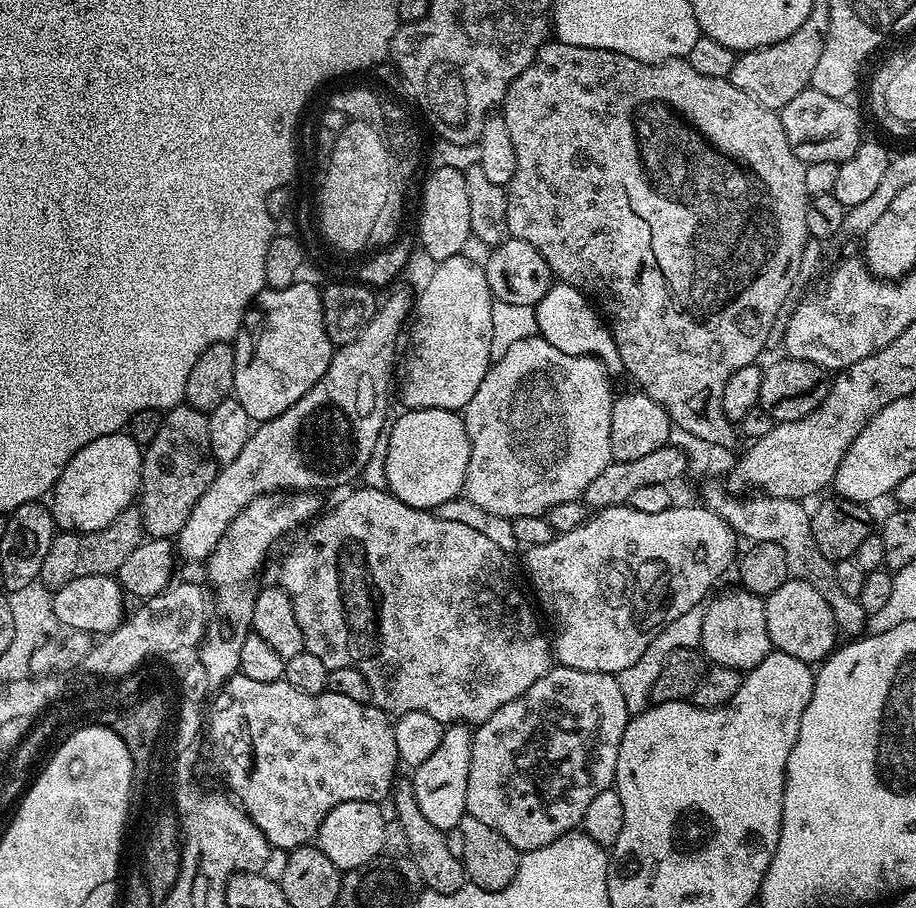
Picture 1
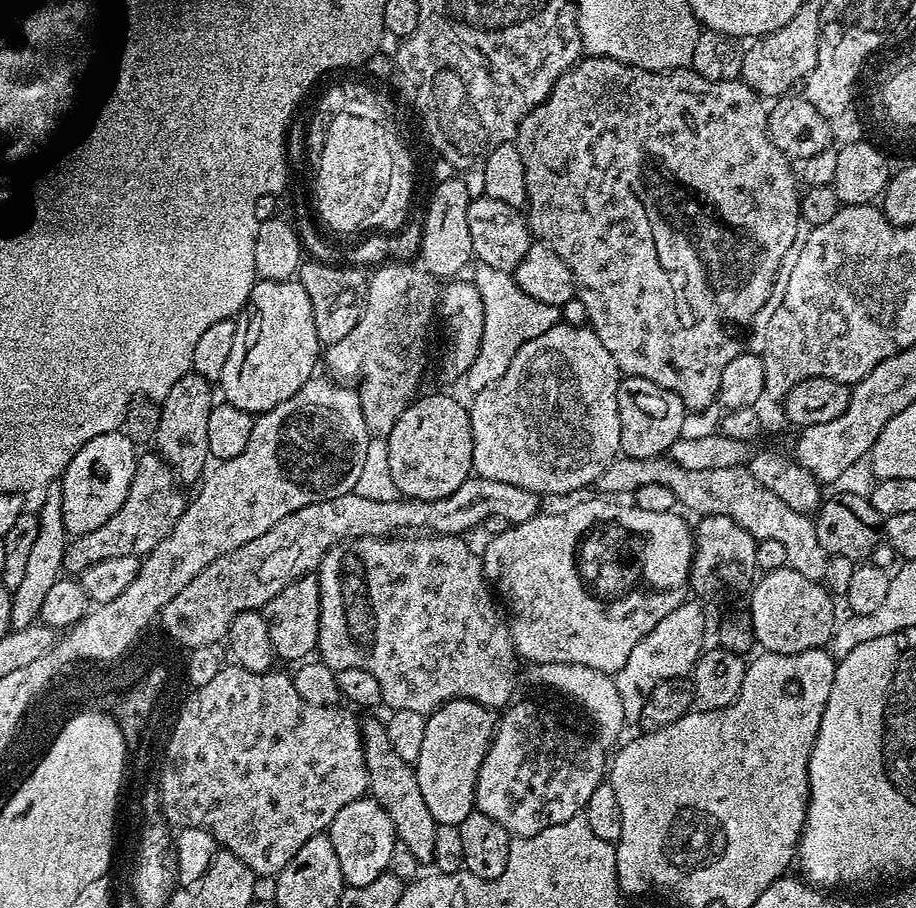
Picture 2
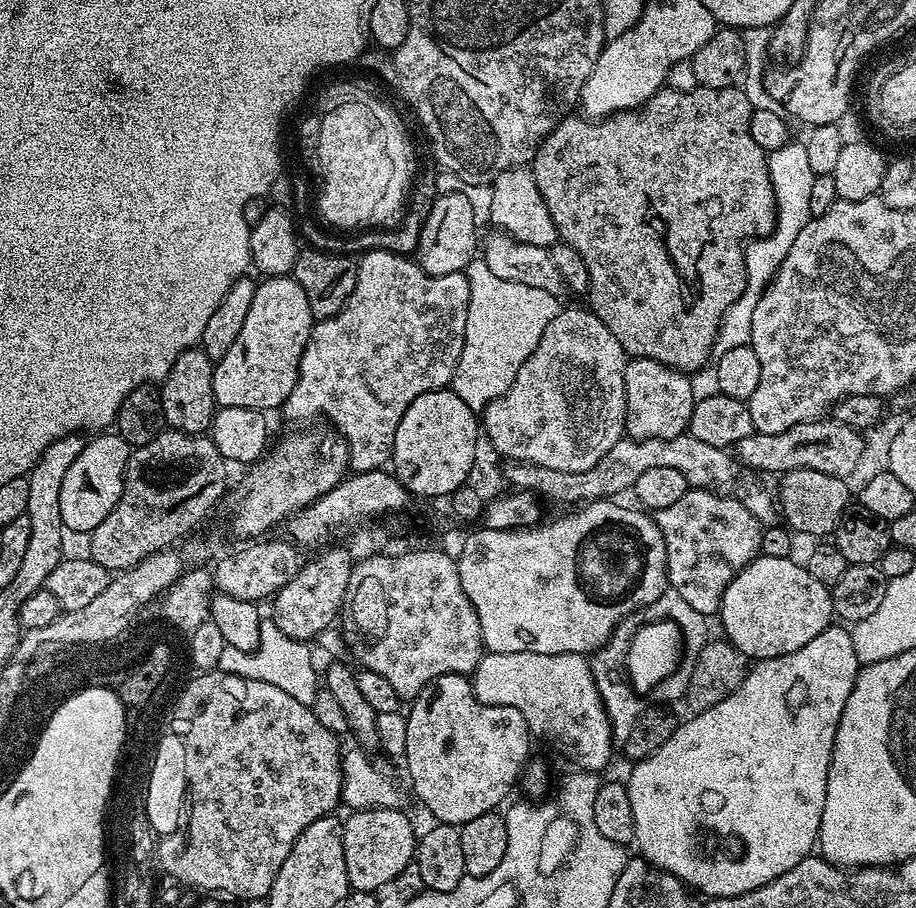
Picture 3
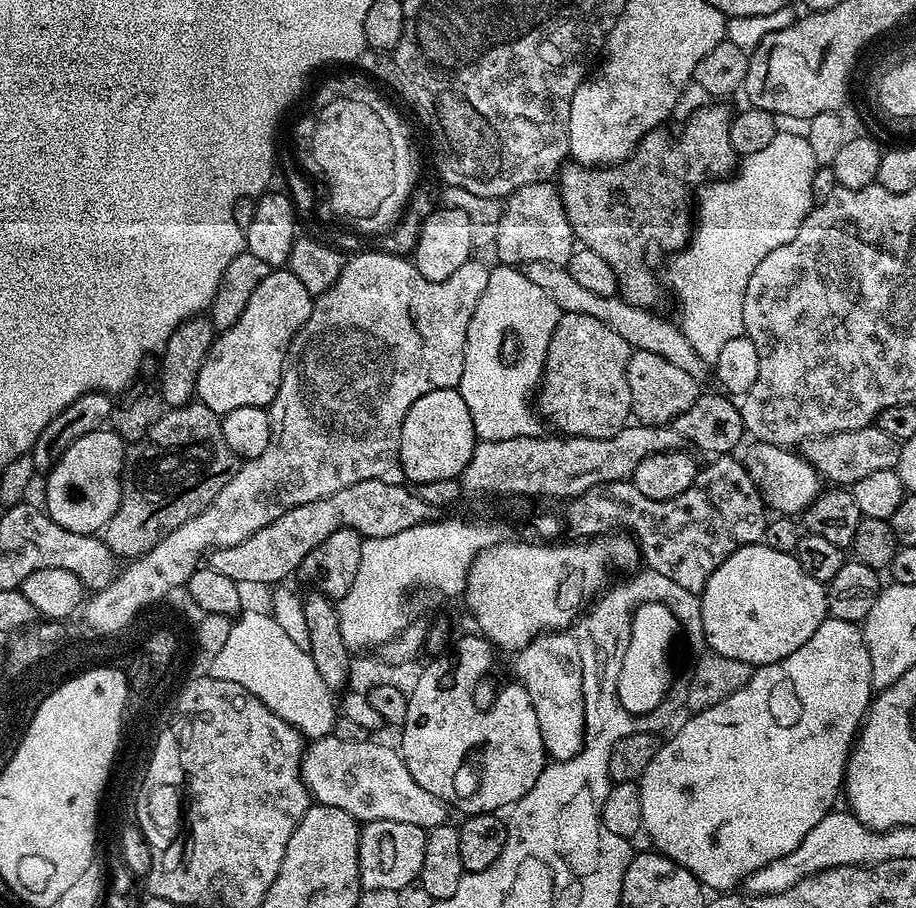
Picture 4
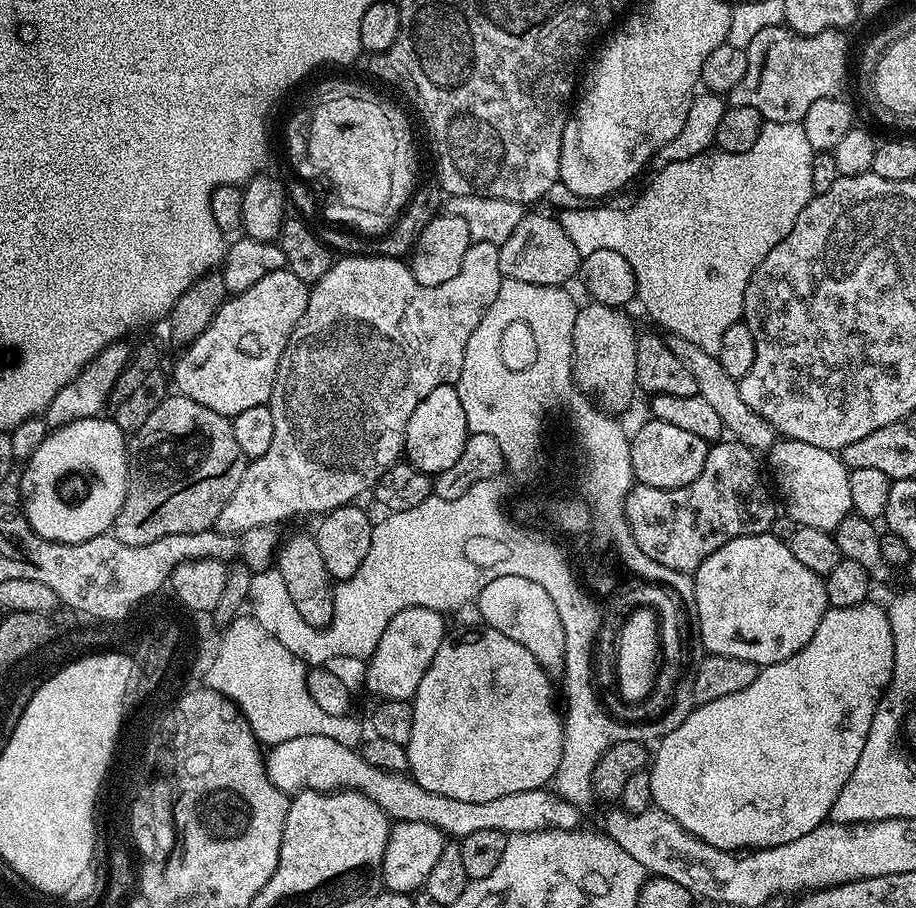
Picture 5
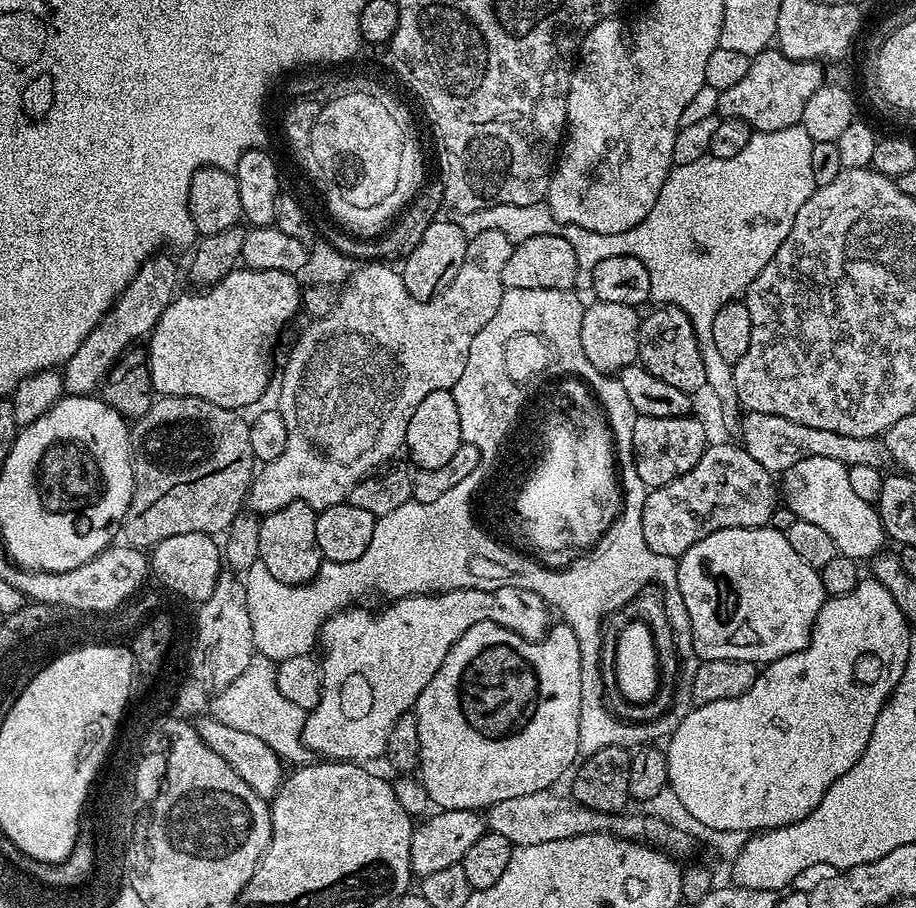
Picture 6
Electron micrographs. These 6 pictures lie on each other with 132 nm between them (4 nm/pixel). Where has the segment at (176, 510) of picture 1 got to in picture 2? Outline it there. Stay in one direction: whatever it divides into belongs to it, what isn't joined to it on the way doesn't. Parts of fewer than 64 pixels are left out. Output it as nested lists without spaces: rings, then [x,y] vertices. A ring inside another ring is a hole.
[[[190,371],[178,378],[178,382],[174,382],[170,389],[170,394],[166,394],[166,398],[159,401],[161,417],[158,421],[154,448],[168,463],[177,481],[184,486],[192,483],[195,485],[205,475],[210,464],[210,441],[206,439],[206,422],[210,422],[210,414],[214,407],[212,388],[209,380],[202,378],[197,372]]]

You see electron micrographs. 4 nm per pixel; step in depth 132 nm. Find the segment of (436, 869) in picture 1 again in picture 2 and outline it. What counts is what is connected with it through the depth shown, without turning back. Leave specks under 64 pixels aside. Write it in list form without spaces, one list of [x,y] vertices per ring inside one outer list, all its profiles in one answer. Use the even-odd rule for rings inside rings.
[[[376,714],[365,716],[368,717],[360,720],[360,733],[362,734],[366,770],[368,771],[368,792],[371,799],[376,800],[378,806],[382,806],[382,810],[386,810],[390,822],[394,822],[397,841],[405,844],[410,854],[414,854],[417,865],[431,865],[435,858],[437,822],[422,798],[422,789],[418,787],[416,769],[413,765],[402,762],[402,757],[394,751],[387,723],[383,719],[379,720]]]

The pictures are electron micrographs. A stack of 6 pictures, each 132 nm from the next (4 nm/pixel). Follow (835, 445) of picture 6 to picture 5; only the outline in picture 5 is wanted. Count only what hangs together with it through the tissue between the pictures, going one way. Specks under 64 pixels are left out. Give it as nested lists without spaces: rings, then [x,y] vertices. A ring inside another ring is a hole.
[[[669,335],[667,341],[670,350],[674,350],[674,354],[678,354],[678,358],[682,358],[688,365],[690,374],[694,374],[694,382],[698,382],[698,395],[706,398],[706,402],[717,412],[718,418],[722,418],[725,433],[731,434],[741,444],[753,450],[767,450],[776,443],[778,433],[761,416],[754,414],[754,410],[750,410],[750,406],[746,406],[746,402],[742,402],[740,382],[730,378],[730,374],[726,374],[726,370],[722,370],[719,355],[686,342],[686,338]]]

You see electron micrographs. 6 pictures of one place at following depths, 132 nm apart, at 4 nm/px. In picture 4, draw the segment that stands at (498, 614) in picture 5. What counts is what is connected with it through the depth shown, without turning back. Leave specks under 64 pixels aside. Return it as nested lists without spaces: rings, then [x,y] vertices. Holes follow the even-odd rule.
[[[564,630],[540,633],[515,656],[515,679],[523,684],[530,696],[545,753],[552,760],[576,757],[584,745],[585,700],[582,694],[582,664],[573,633]]]

